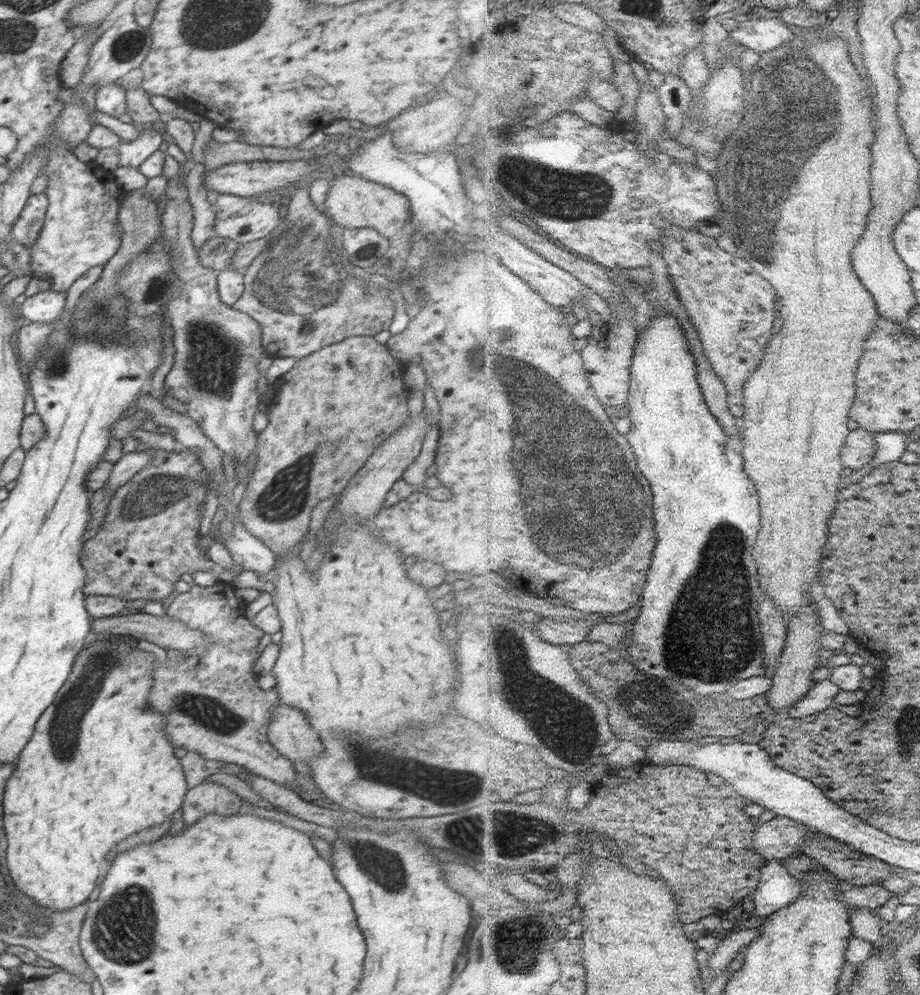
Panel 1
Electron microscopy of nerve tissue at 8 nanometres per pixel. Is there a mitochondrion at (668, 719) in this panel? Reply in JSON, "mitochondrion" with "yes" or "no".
{"mitochondrion":"yes"}

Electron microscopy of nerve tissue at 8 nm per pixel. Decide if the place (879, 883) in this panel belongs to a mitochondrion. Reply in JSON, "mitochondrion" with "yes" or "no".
{"mitochondrion":"no"}

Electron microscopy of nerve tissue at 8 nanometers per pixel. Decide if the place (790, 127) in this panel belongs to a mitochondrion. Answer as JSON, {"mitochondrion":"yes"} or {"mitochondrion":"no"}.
{"mitochondrion":"yes"}

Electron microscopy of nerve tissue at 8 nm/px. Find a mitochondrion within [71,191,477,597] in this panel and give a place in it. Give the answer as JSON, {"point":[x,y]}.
{"point":[212,361]}

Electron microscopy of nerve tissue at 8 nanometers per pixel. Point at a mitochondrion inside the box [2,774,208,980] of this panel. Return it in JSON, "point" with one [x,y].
{"point":[124,930]}

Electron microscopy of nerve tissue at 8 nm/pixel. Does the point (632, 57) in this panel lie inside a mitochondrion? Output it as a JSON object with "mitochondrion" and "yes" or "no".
{"mitochondrion":"no"}

